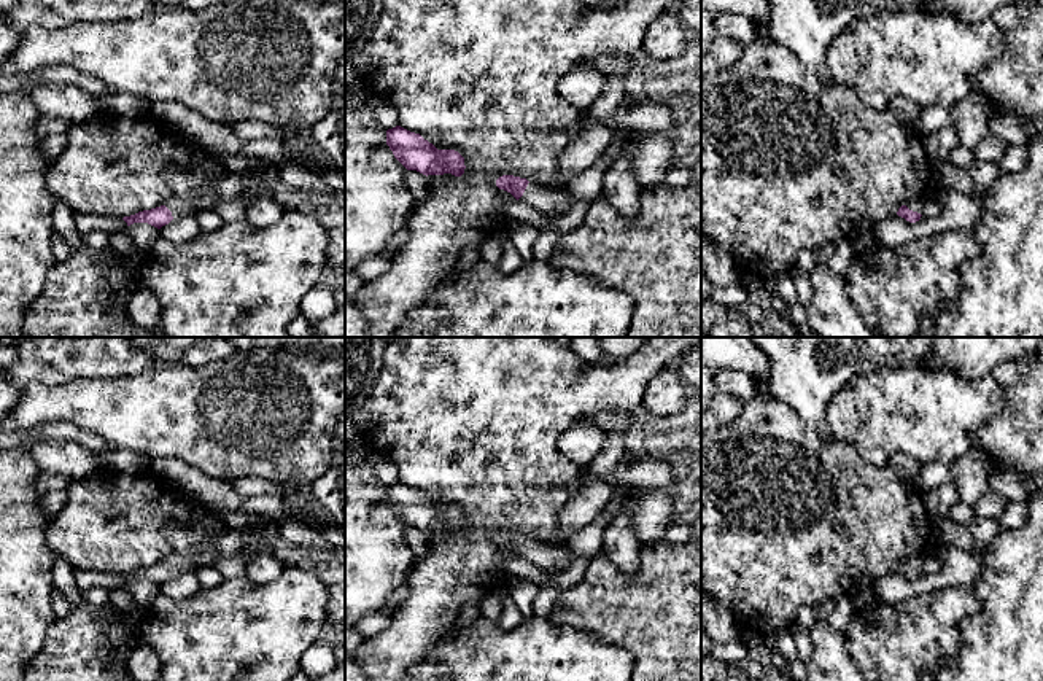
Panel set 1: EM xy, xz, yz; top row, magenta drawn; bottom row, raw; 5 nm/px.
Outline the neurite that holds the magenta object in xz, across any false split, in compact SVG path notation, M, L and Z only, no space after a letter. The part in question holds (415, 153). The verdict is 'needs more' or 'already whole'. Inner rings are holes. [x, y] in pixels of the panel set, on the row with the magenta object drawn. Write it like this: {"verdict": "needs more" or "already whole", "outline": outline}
{"verdict": "already whole", "outline": "M401 126L386 130L386 145L394 158L407 169L423 175L464 173L464 158L455 150L437 150L420 134Z"}

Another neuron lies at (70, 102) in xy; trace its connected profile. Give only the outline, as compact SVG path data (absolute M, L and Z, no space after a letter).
M38 84L29 88L41 118L65 118L84 124L102 113L95 97L76 86Z

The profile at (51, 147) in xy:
M52 134L41 138L40 153L43 159L49 164L56 161L67 146L67 135Z

